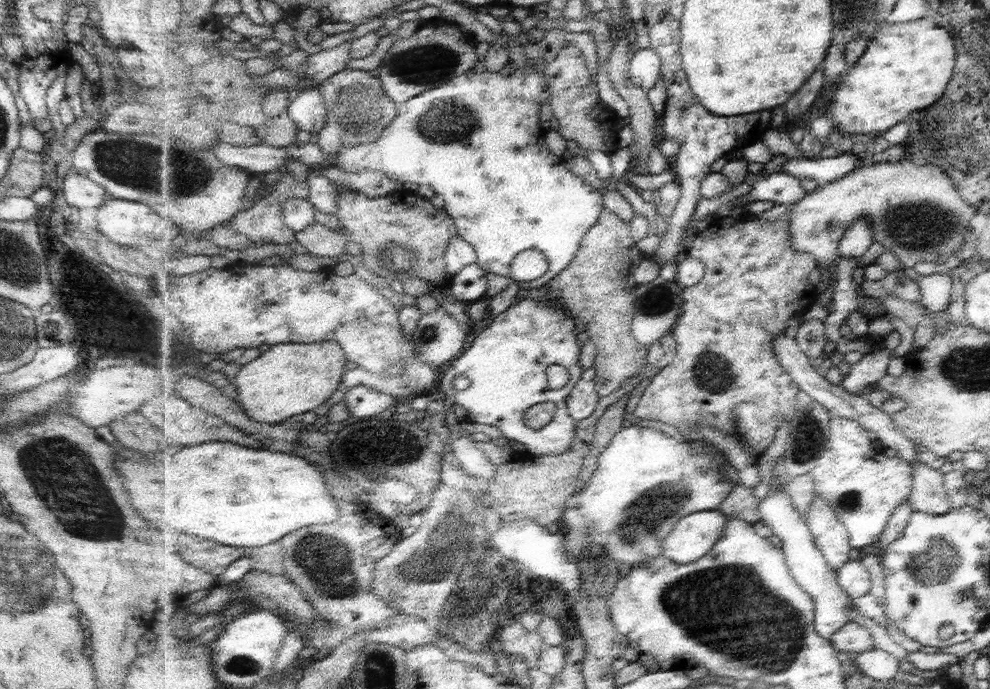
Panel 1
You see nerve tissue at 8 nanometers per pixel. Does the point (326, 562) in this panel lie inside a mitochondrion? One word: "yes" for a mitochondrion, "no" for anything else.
yes

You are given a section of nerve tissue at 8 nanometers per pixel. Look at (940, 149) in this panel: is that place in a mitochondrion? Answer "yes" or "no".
no

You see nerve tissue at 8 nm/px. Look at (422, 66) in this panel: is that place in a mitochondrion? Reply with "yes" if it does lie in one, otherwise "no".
yes

